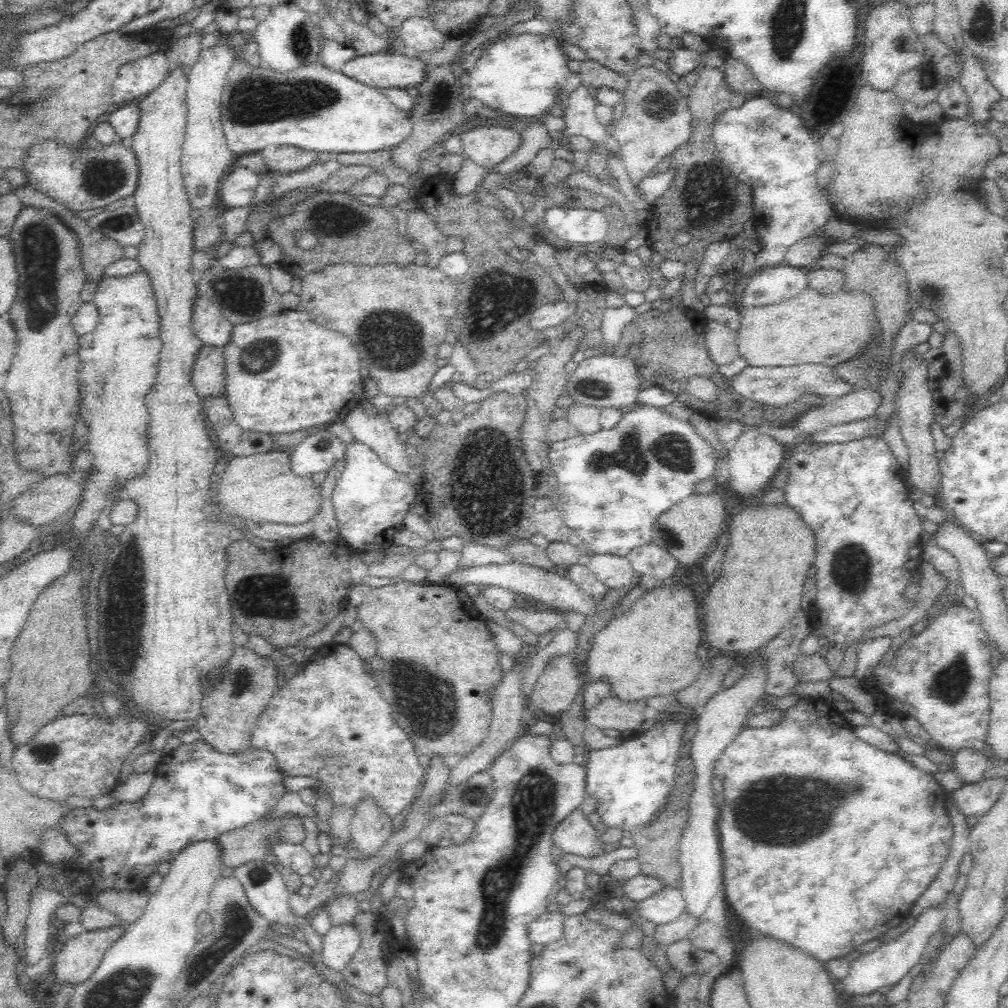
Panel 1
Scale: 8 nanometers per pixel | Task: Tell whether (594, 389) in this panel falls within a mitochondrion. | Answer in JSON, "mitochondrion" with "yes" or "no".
{"mitochondrion":"yes"}

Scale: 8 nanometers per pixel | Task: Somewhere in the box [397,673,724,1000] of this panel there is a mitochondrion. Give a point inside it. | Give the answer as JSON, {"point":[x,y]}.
{"point":[497,884]}

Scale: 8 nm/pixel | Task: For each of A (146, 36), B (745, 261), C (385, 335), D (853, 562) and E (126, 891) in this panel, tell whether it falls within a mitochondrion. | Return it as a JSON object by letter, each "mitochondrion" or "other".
{"A":"other","B":"other","C":"mitochondrion","D":"mitochondrion","E":"other"}

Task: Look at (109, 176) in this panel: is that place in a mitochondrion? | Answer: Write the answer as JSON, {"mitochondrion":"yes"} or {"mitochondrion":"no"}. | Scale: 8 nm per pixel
{"mitochondrion":"yes"}

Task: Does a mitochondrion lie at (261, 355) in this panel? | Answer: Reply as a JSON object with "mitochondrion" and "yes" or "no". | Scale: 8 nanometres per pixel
{"mitochondrion":"yes"}

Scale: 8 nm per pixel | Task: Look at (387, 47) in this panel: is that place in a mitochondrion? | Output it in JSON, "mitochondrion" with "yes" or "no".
{"mitochondrion":"no"}

